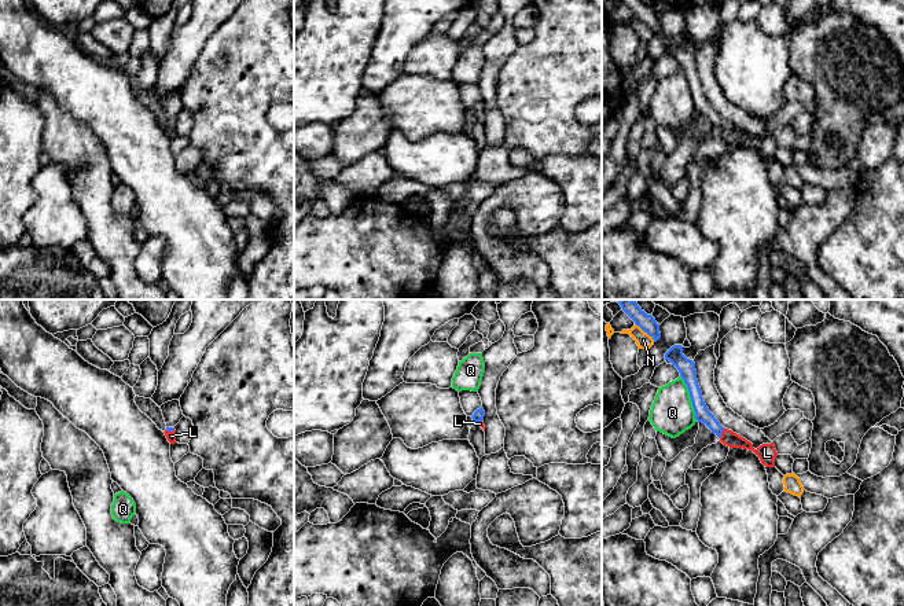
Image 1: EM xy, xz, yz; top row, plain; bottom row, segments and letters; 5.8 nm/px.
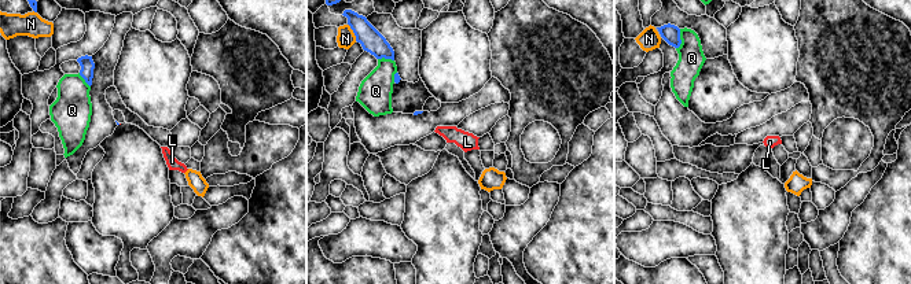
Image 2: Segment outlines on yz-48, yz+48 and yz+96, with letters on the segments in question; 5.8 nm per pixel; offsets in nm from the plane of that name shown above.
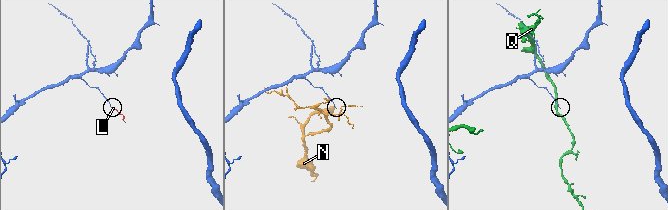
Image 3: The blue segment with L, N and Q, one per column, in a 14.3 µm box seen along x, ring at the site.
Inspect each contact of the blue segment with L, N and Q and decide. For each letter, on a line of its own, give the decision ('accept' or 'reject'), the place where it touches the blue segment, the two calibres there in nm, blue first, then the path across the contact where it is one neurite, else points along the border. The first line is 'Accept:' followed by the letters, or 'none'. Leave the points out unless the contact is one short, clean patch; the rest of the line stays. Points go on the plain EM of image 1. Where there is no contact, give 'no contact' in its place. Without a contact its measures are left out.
Accept: L
L: accept | yz (721, 125) | 90/90 nm | across yz (702, 106), (721, 125), (730, 131)
N: reject | yz (645, 24) | 100/90 nm | along yz (635, 15), (654, 33)
Q: reject | yz (690, 88) | 100/260 nm

